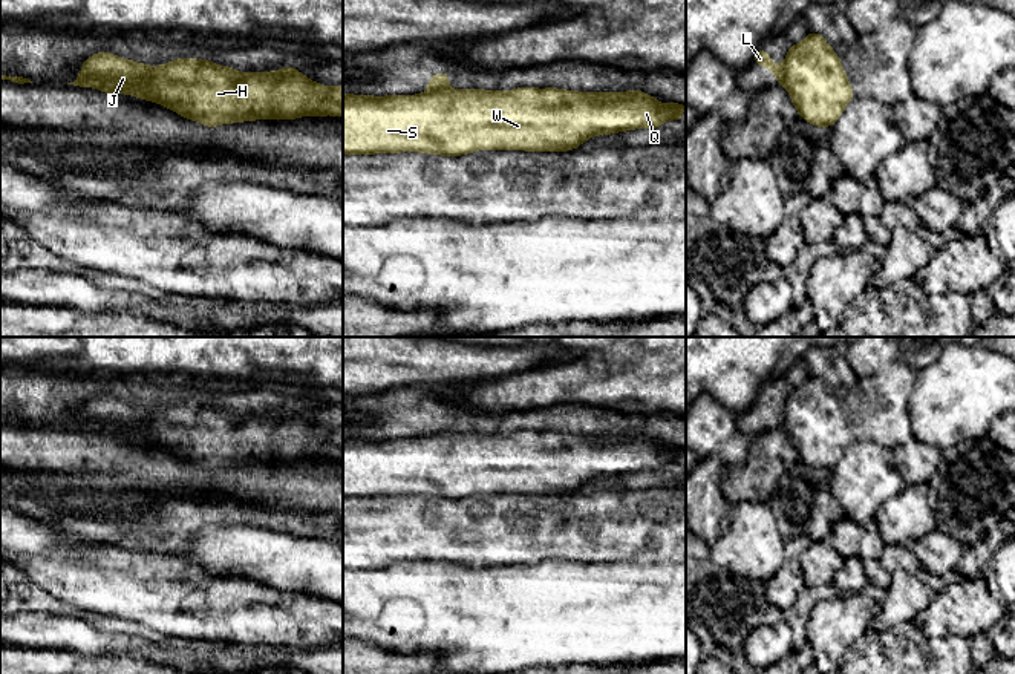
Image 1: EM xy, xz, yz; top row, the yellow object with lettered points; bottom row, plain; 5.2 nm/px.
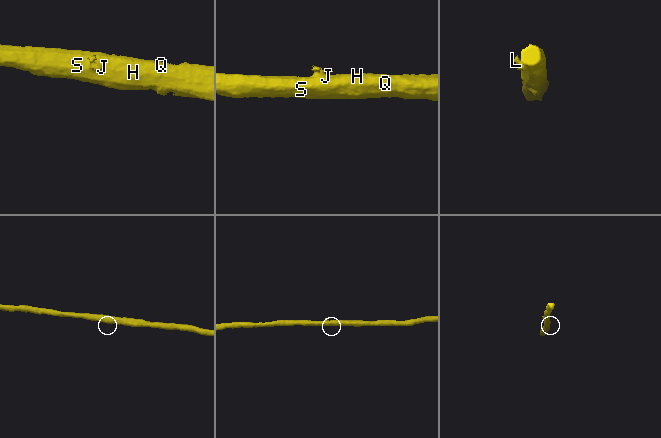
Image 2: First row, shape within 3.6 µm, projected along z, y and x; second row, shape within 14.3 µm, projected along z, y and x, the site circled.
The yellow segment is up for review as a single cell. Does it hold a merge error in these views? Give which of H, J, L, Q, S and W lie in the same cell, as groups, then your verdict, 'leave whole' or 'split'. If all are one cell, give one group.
groups H J Q S W / L; split

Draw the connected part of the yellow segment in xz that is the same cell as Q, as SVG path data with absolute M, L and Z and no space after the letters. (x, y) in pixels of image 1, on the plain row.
M516 430L513 434L436 432L416 438L352 438L343 437L343 498L419 495L461 499L478 493L566 495L576 493L596 478L634 472L657 472L664 464L683 464L684 447L661 447L657 441L632 432L628 435L577 435L556 430Z

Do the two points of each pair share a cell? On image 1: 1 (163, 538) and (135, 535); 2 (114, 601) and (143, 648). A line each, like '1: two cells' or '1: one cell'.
1: one cell
2: two cells

